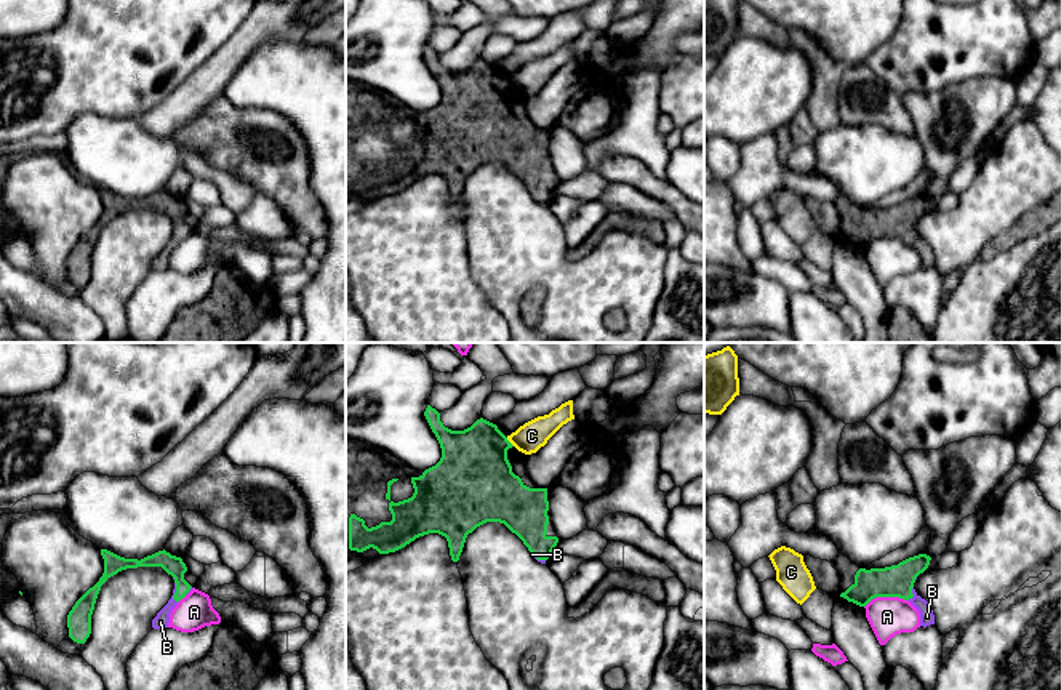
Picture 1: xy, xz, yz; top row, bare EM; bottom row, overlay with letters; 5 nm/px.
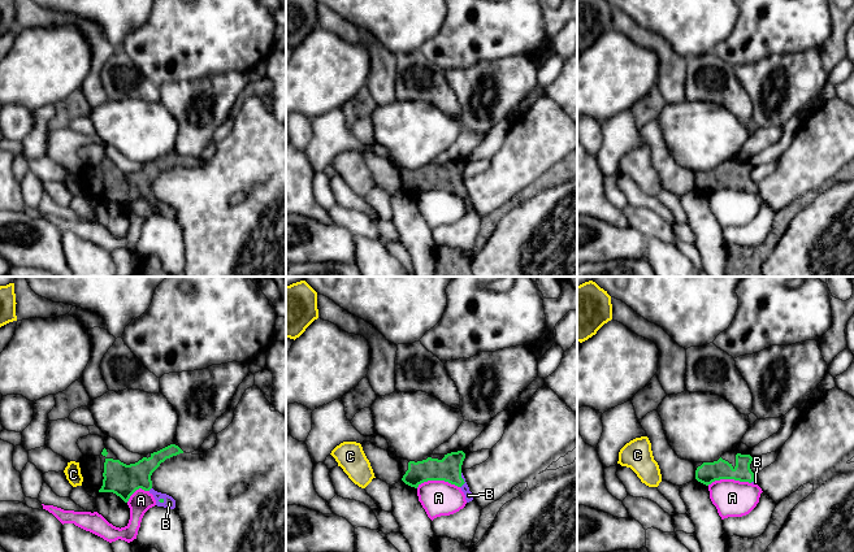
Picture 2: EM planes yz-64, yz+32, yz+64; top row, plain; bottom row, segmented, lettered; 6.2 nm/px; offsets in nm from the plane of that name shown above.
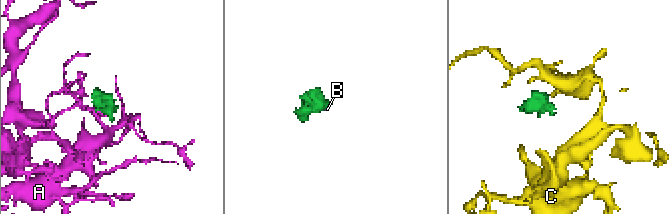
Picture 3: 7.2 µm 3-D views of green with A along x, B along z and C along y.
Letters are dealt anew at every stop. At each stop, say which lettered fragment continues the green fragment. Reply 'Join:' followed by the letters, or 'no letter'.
Join: B

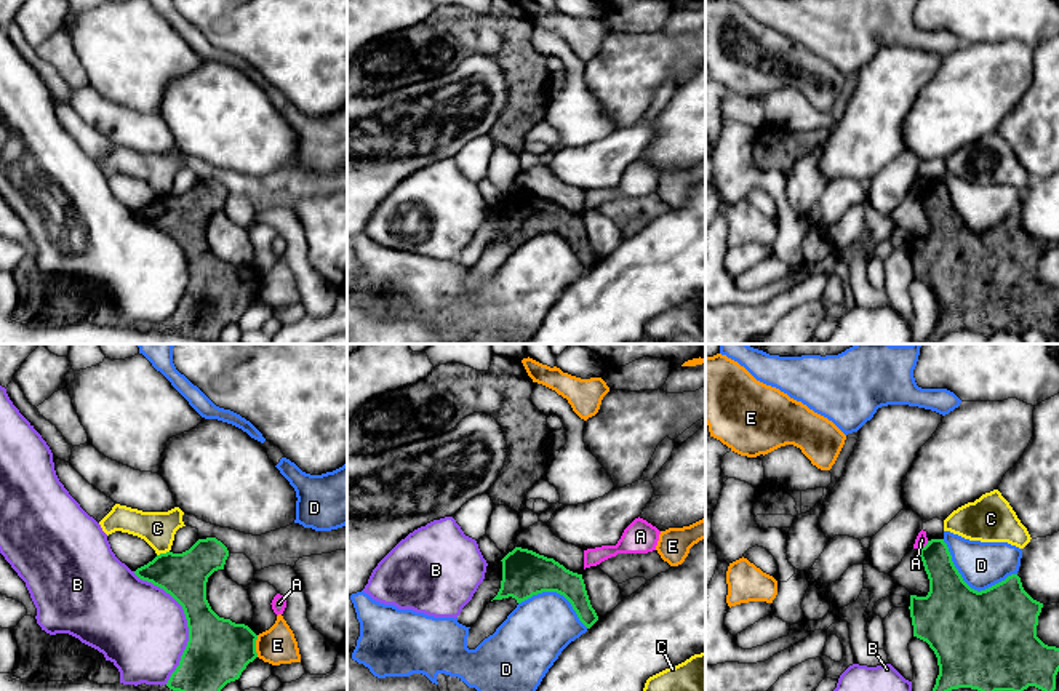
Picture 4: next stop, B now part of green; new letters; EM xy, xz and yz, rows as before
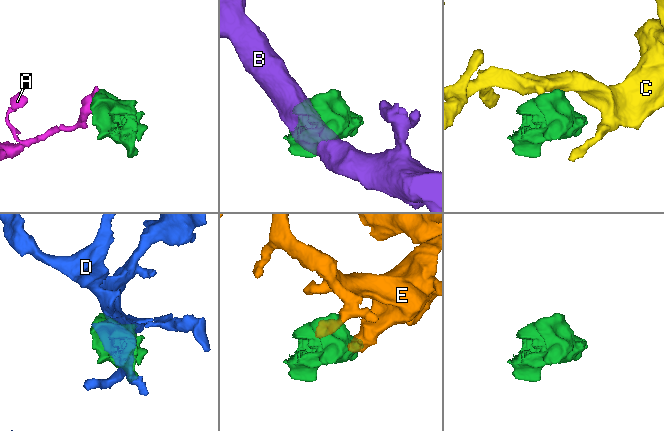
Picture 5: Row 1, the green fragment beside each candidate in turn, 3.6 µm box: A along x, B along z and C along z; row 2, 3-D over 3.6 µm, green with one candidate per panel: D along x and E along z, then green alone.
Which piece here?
Join: no letter

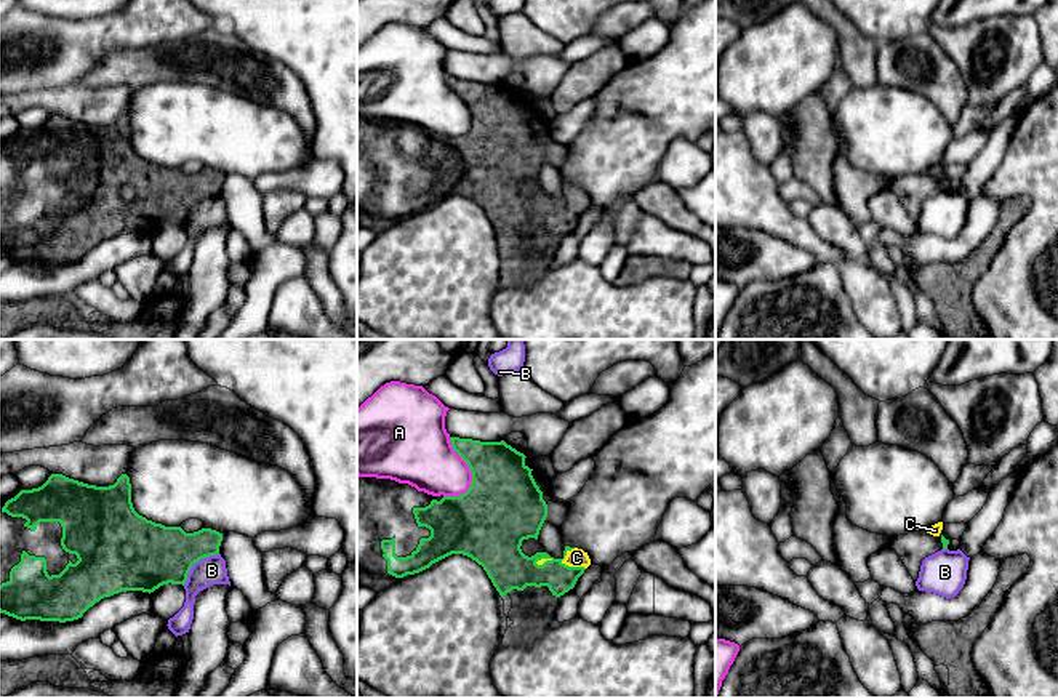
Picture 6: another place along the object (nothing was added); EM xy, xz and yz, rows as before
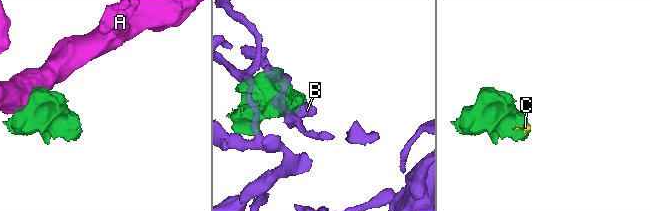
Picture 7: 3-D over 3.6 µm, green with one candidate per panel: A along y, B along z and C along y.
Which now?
Join: C

